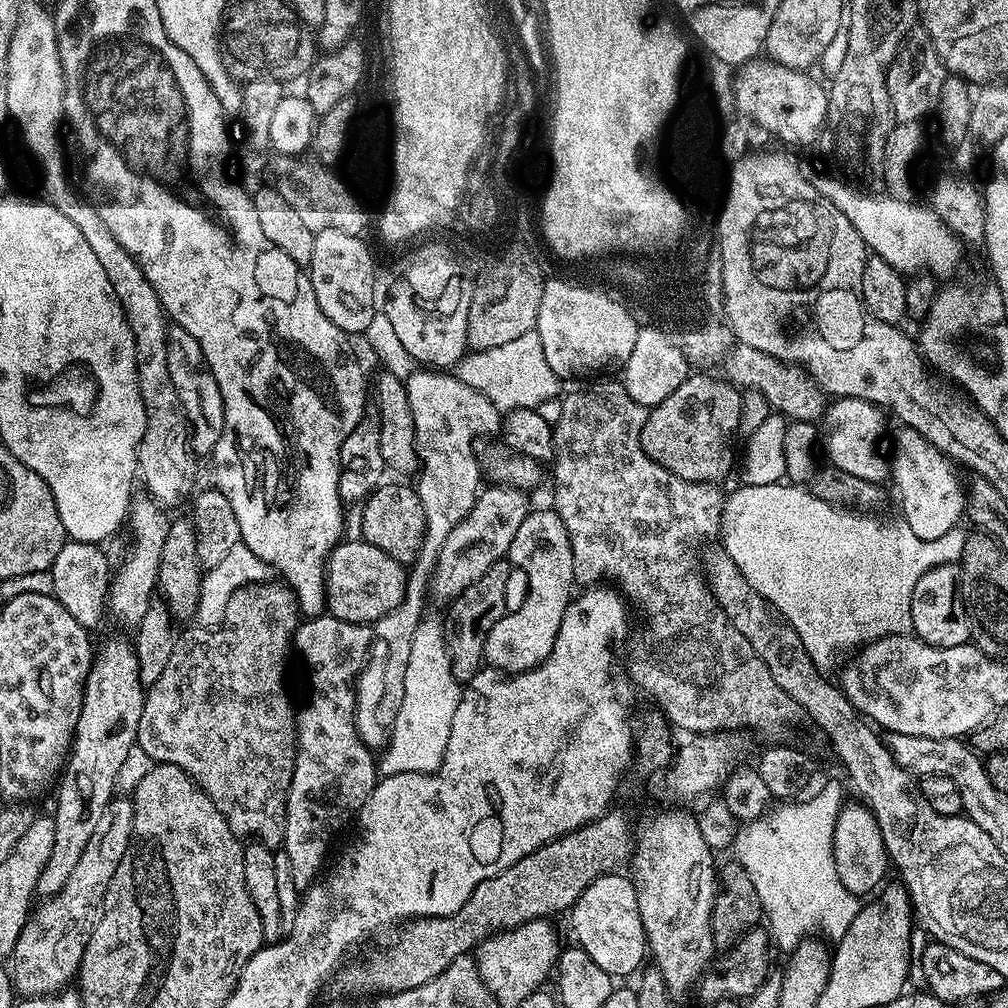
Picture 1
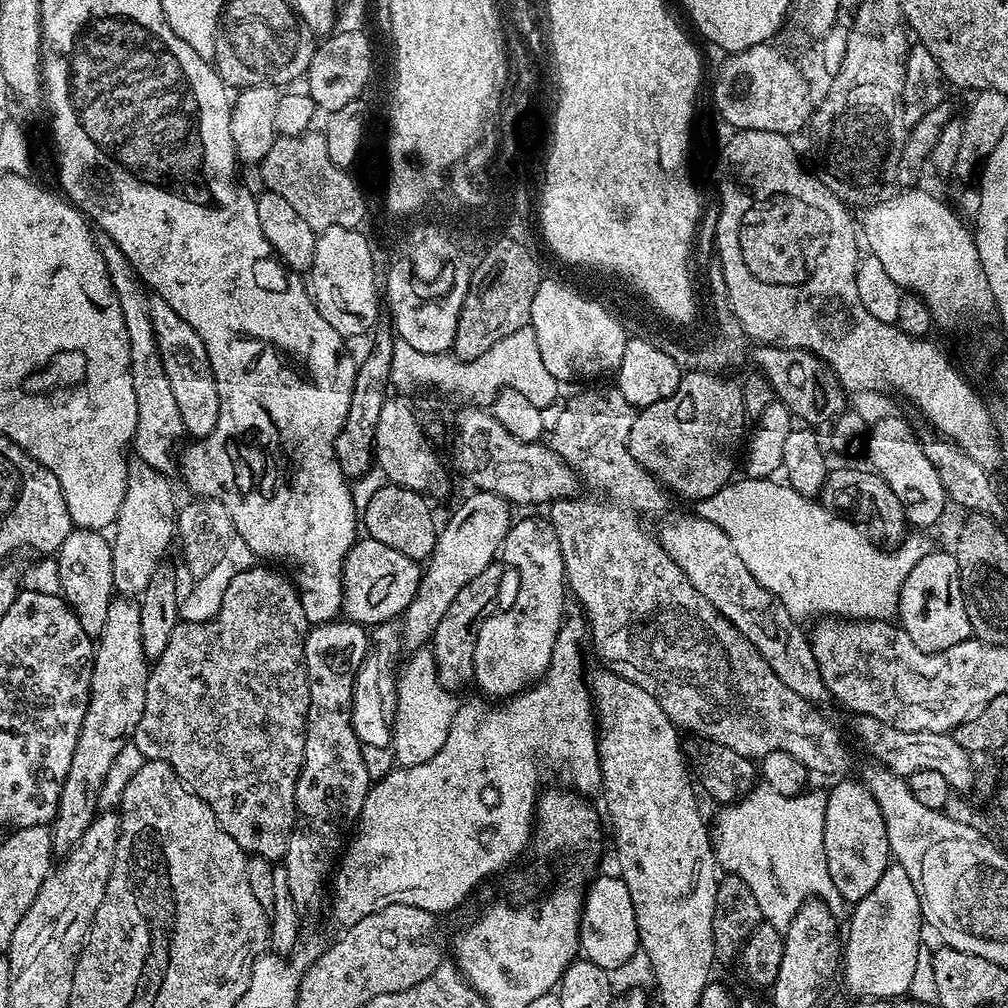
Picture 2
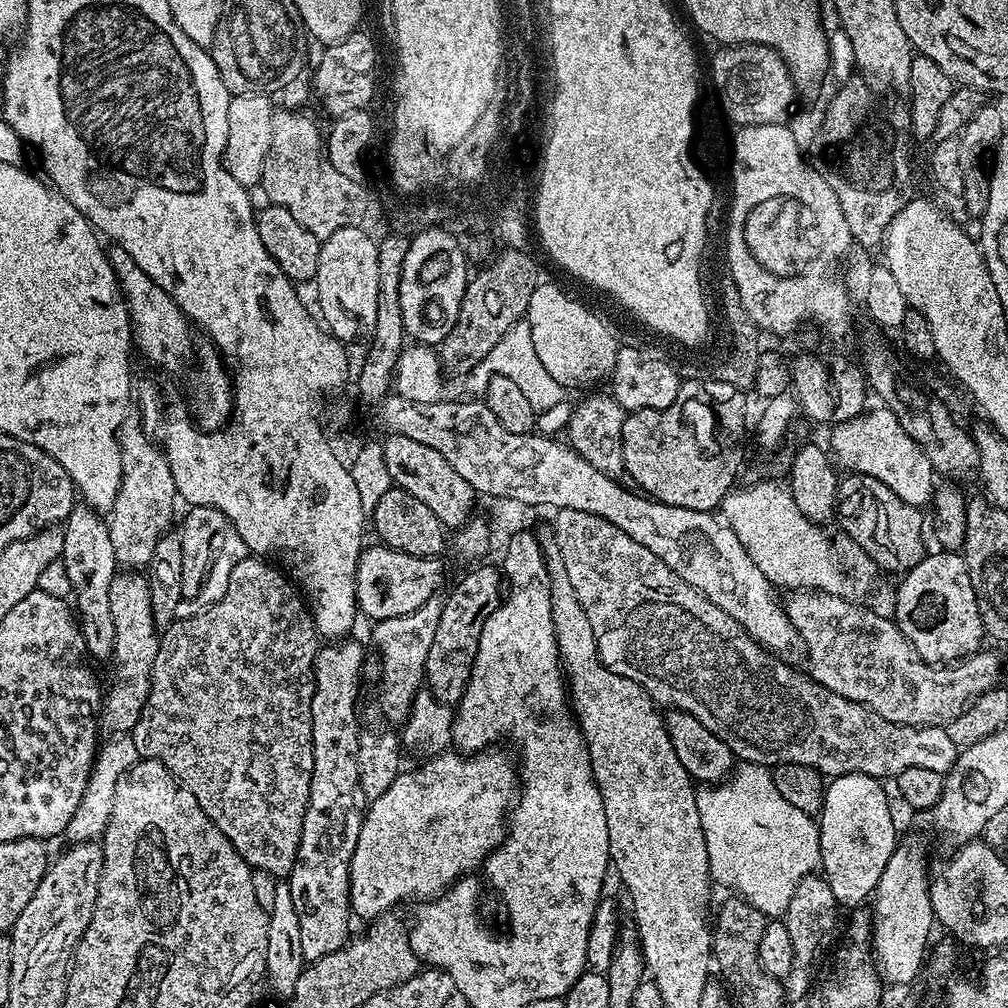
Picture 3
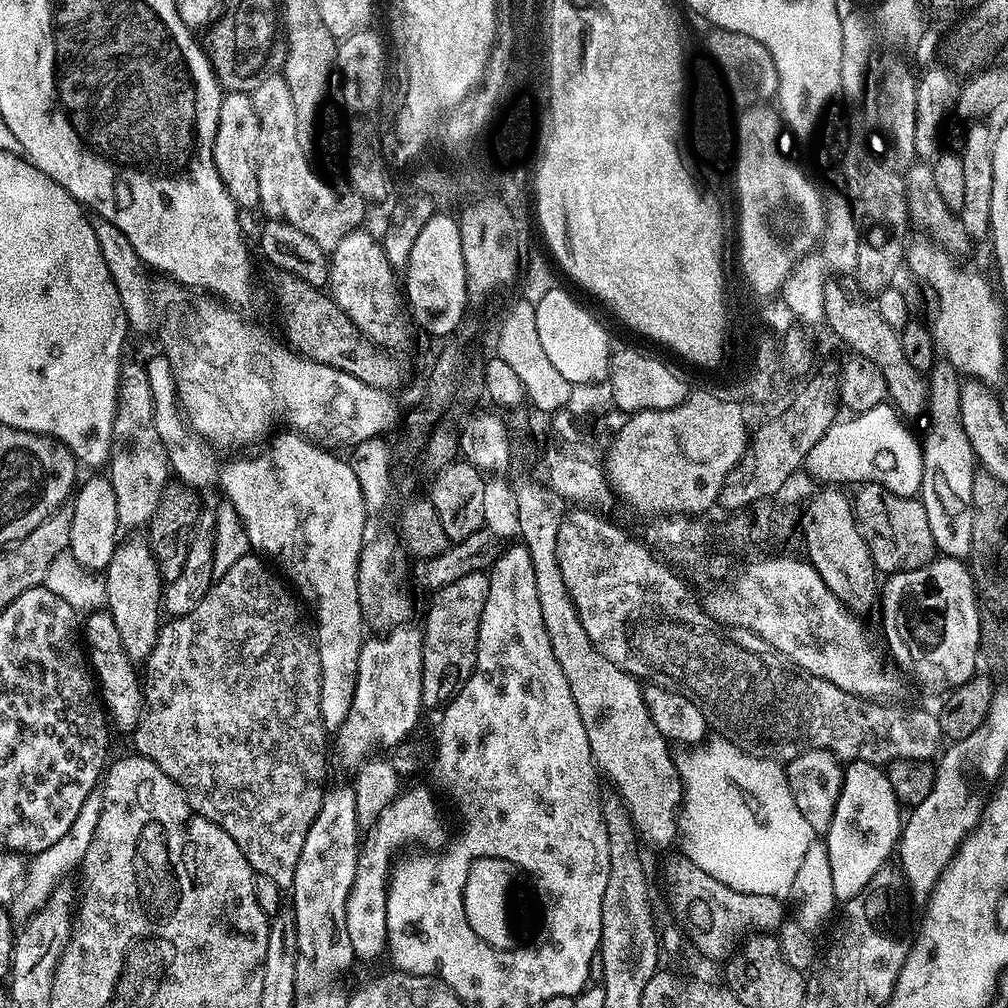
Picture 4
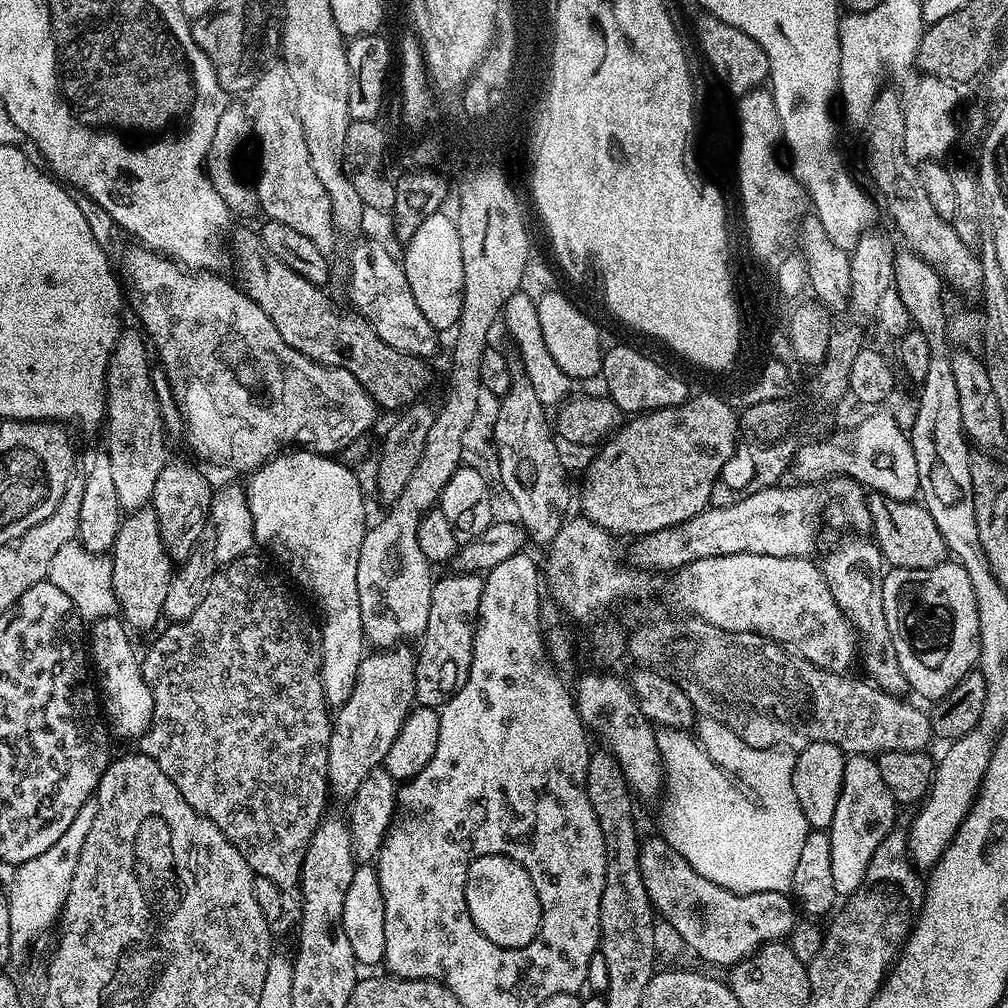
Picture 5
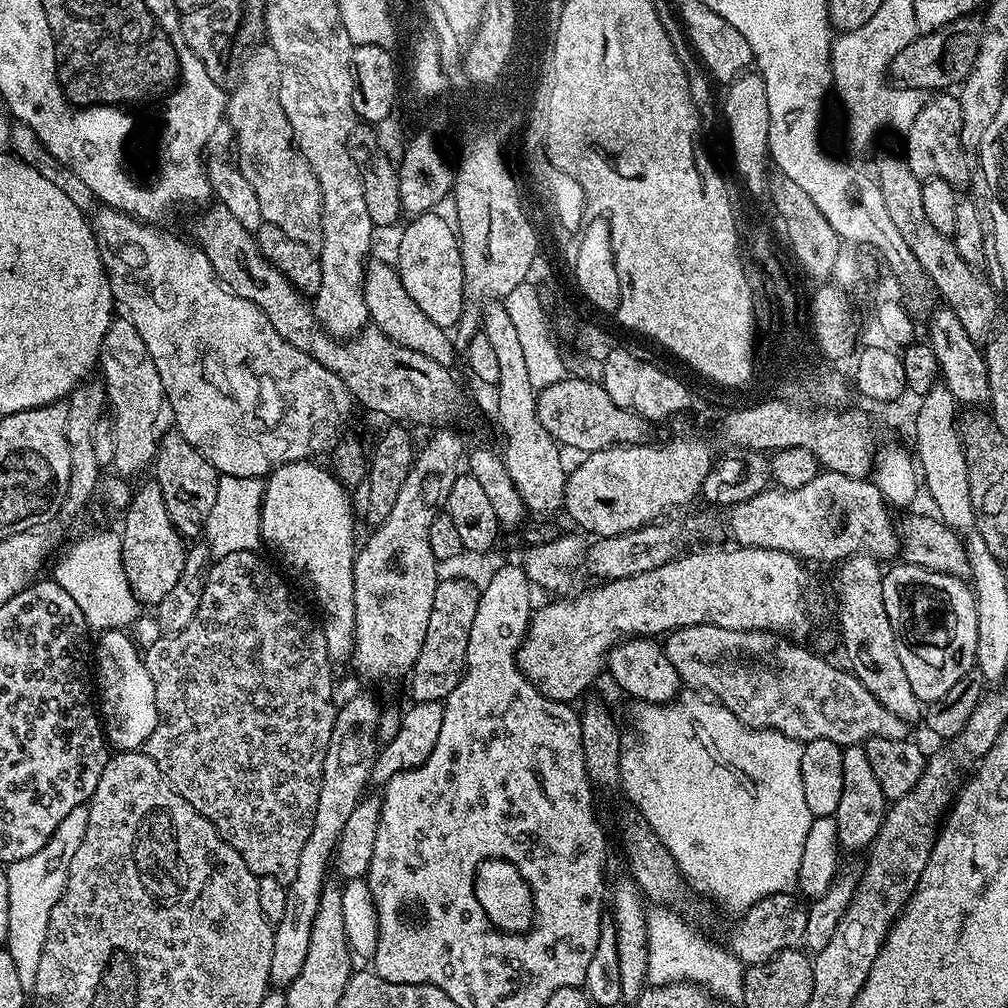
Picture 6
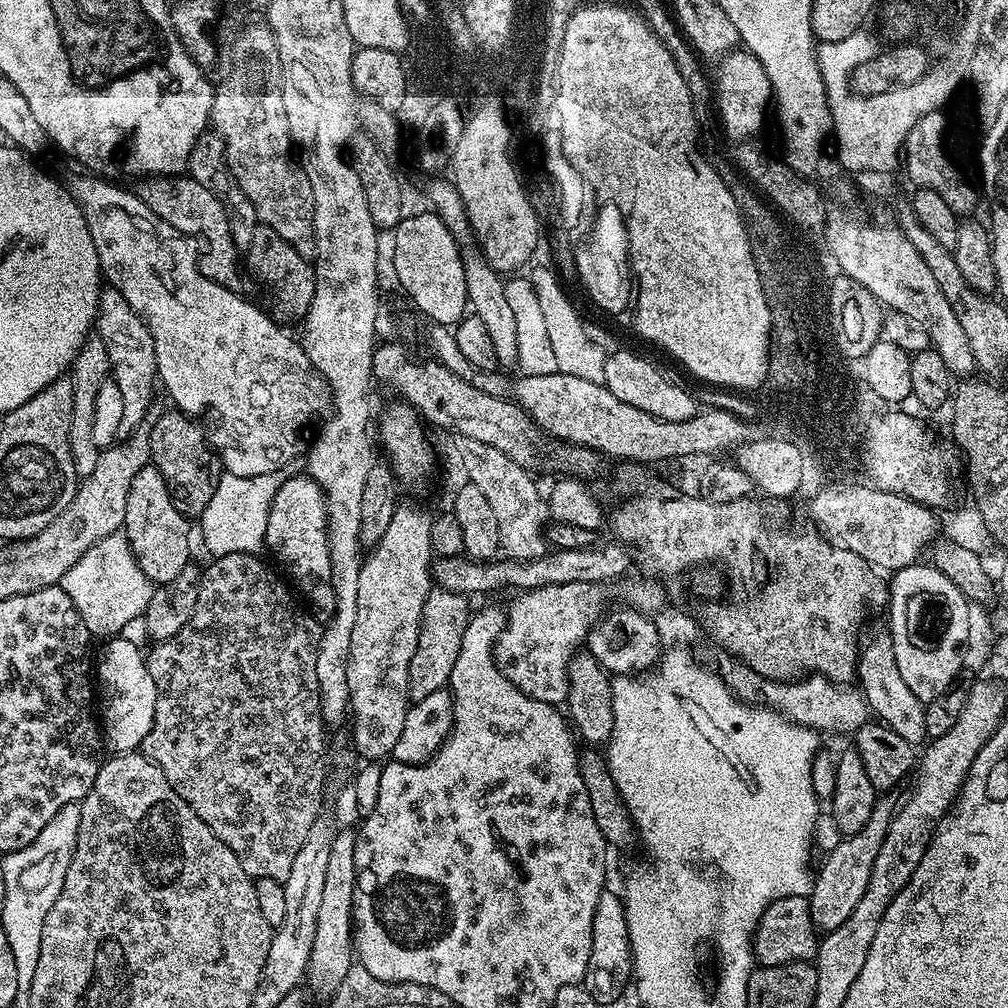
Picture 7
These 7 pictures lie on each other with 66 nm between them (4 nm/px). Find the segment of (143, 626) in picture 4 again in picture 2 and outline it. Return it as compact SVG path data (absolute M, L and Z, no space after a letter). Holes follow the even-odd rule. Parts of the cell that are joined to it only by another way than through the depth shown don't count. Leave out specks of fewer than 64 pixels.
M113 598L110 610L106 614L106 626L98 637L95 645L96 657L92 663L92 689L88 699L86 718L82 722L82 730L78 738L78 746L74 752L74 762L70 764L70 774L62 788L56 819L50 825L52 834L52 850L56 854L66 854L86 834L92 821L98 815L100 791L107 771L118 758L118 750L126 746L136 735L136 727L142 718L142 710L146 706L146 682L150 671L148 655L142 648L142 622L140 621L140 606L132 598Z

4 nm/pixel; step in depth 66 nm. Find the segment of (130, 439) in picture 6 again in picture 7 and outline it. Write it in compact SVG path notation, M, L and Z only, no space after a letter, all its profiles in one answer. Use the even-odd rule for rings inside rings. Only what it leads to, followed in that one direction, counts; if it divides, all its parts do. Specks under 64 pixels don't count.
M111 286L101 291L98 319L94 328L102 342L106 342L106 354L110 354L111 379L118 382L118 390L122 393L120 433L128 436L147 419L146 412L152 404L152 387L158 384L154 338L150 338L146 322L132 309L130 302L126 302L118 289Z

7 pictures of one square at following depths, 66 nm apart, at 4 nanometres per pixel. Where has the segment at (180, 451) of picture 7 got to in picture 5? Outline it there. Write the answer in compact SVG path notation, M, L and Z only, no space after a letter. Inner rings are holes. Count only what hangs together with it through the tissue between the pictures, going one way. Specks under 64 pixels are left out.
M168 462L158 475L150 507L158 518L158 530L164 548L173 561L185 560L196 549L197 540L205 535L213 495L214 488L208 485L207 478L188 464Z

